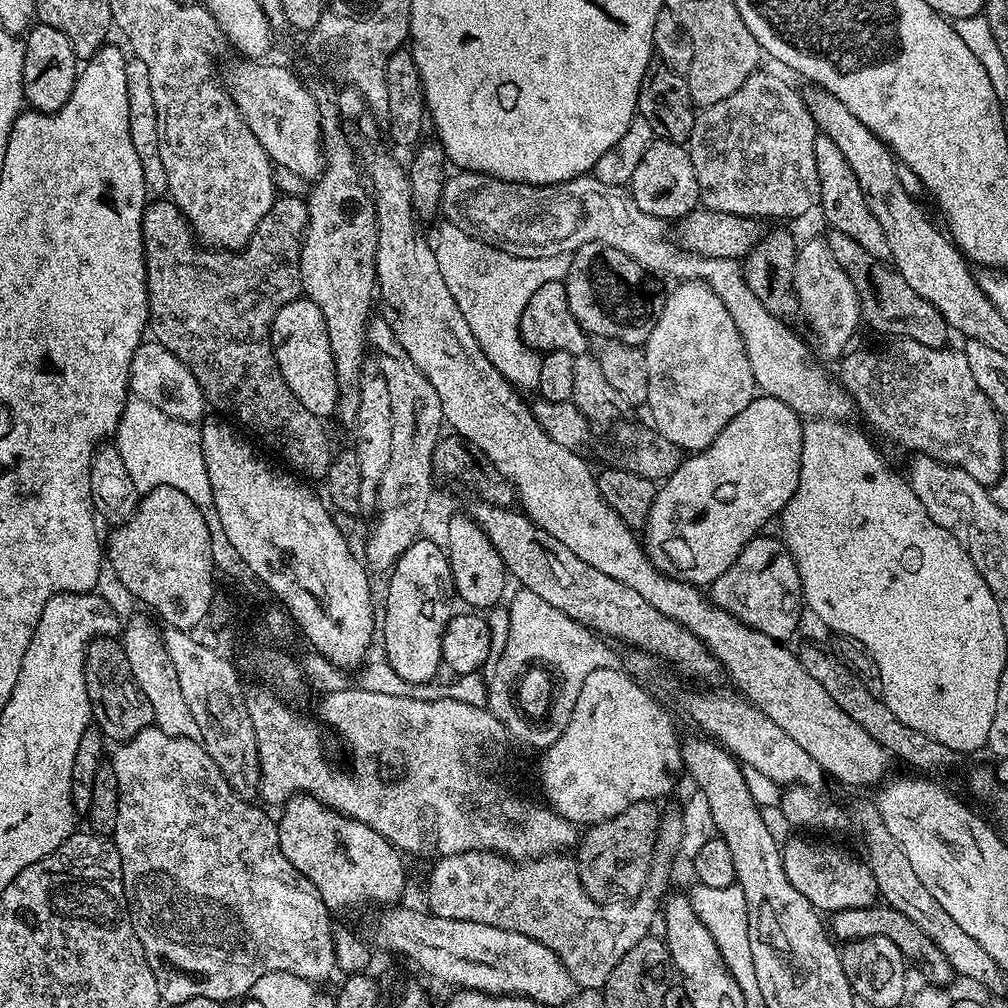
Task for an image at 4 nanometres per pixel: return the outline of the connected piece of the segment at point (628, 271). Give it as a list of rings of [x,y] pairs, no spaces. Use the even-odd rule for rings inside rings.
[[[586,242],[571,253],[568,275],[563,282],[570,314],[574,314],[589,337],[600,336],[601,341],[617,340],[643,346],[662,314],[666,292],[660,289],[661,281],[634,262],[634,258],[622,254],[622,250],[614,250],[614,246],[602,242]]]

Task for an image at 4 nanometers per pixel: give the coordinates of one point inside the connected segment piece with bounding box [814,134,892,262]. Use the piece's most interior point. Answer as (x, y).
(841, 199)

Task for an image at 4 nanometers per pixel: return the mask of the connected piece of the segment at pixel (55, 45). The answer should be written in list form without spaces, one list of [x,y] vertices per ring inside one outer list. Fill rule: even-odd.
[[[37,23],[29,27],[24,40],[24,65],[22,82],[24,83],[24,103],[37,112],[57,112],[70,98],[76,85],[78,61],[76,51],[72,49],[70,38],[54,26]]]

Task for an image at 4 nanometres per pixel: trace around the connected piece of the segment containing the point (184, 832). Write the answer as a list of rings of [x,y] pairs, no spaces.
[[[158,727],[144,728],[134,738],[115,745],[116,753],[110,756],[114,770],[114,778],[118,778],[118,826],[114,833],[114,843],[122,862],[122,878],[124,879],[124,898],[128,915],[138,934],[138,942],[142,942],[142,950],[146,954],[146,962],[150,962],[150,970],[158,982],[158,994],[165,1005],[175,1006],[178,1002],[186,1002],[186,998],[214,998],[221,1002],[239,1001],[252,991],[254,982],[271,972],[289,972],[303,980],[319,982],[327,978],[331,972],[337,971],[334,948],[334,916],[328,911],[326,902],[322,902],[322,894],[282,854],[278,842],[277,821],[263,812],[263,807],[255,808],[252,802],[245,802],[237,796],[226,782],[226,778],[218,770],[214,758],[204,749],[199,740],[187,740],[181,736],[171,736]]]

